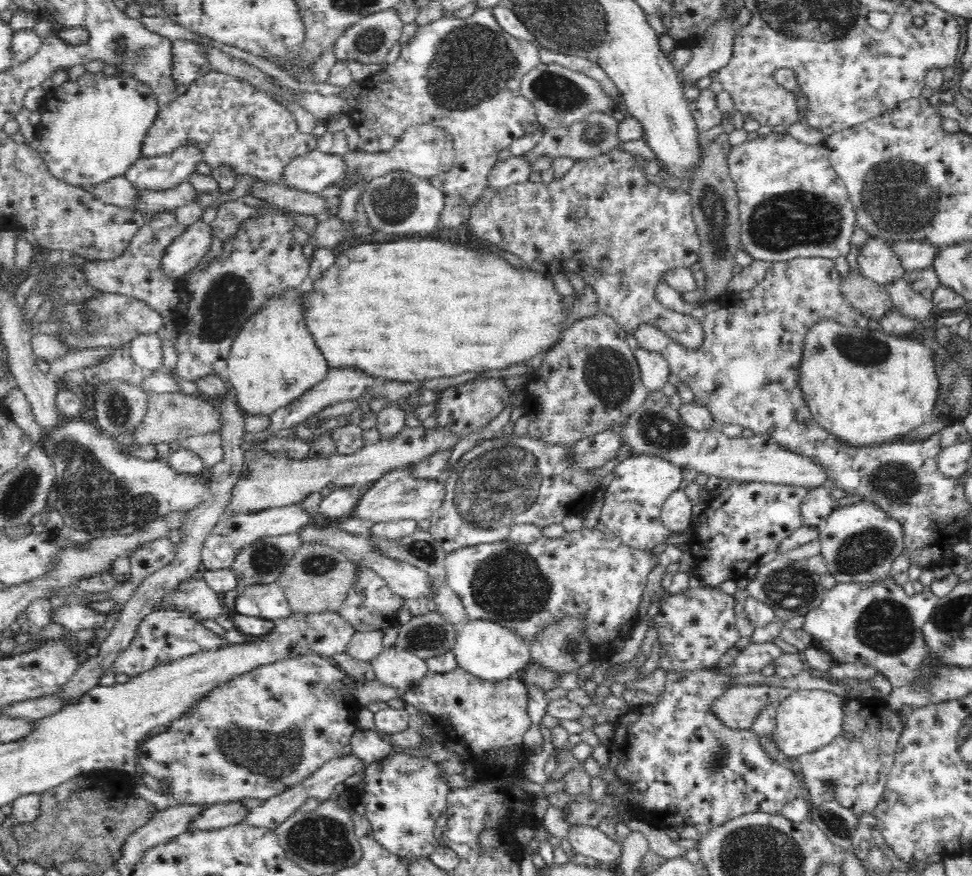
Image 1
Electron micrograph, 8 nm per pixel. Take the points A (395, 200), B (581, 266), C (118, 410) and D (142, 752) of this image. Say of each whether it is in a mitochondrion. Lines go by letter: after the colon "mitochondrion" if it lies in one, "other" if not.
A: mitochondrion
B: other
C: mitochondrion
D: other

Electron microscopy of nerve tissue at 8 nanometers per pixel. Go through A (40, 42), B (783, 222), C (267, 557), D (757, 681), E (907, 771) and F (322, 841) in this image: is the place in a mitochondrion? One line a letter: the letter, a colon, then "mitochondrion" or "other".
A: other
B: mitochondrion
C: mitochondrion
D: other
E: other
F: mitochondrion

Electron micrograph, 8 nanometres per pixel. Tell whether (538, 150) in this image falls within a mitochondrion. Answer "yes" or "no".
no

